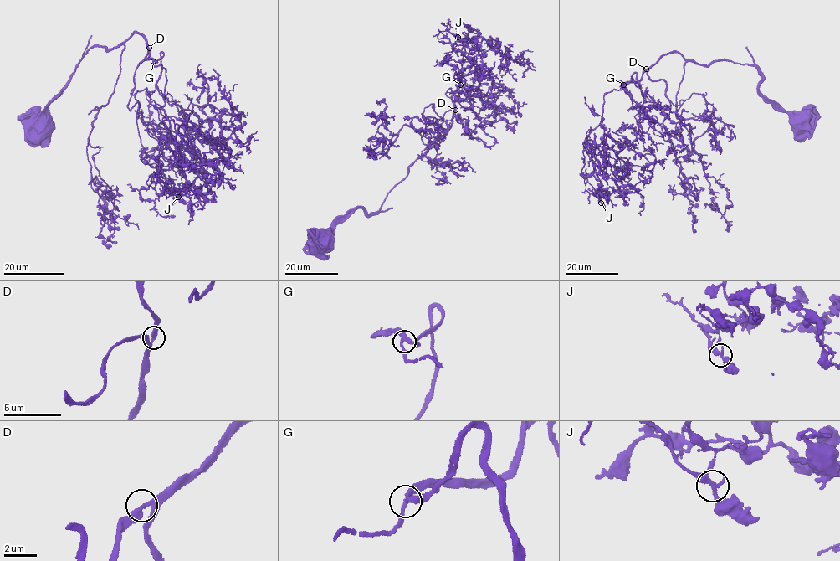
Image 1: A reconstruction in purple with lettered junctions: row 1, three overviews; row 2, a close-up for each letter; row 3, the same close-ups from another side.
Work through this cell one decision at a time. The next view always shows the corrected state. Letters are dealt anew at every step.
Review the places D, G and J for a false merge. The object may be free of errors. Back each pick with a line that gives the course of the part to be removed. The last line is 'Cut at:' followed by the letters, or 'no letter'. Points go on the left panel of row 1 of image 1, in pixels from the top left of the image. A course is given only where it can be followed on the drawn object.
Cut at: no letter

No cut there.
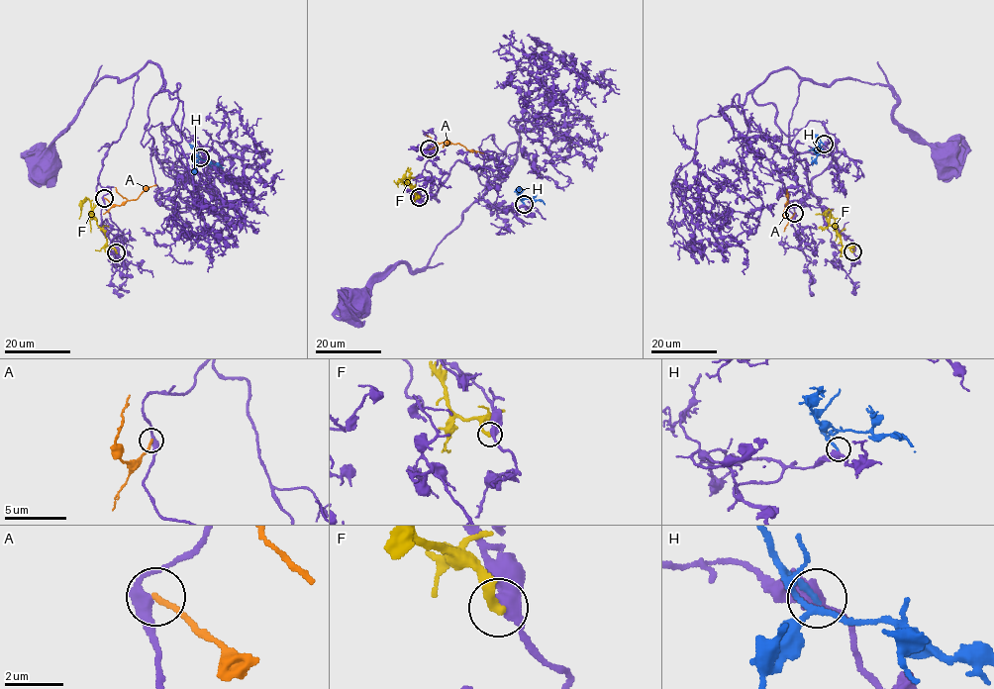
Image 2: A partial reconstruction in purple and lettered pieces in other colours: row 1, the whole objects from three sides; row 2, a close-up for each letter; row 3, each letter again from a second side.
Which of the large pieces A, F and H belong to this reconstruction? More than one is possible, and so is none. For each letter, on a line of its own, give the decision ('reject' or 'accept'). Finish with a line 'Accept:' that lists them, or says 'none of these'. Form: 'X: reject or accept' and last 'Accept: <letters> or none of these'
A: reject
F: reject
H: accept
Accept: H

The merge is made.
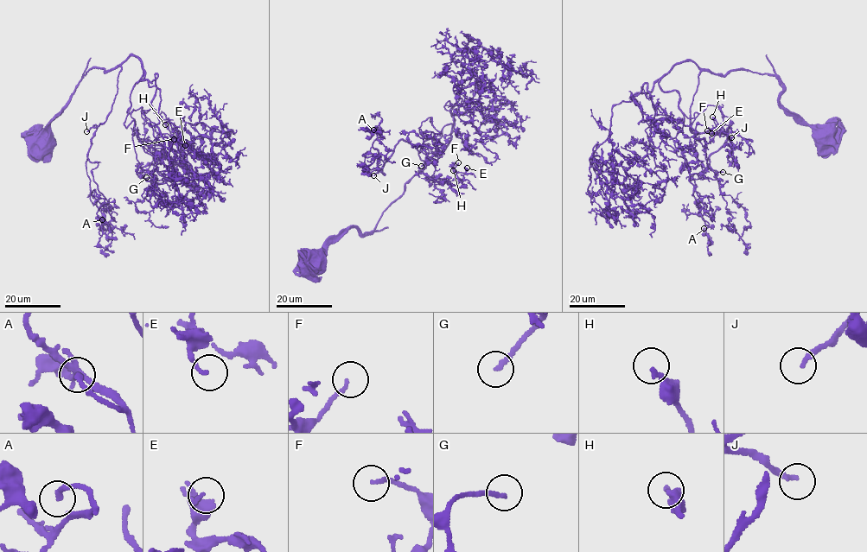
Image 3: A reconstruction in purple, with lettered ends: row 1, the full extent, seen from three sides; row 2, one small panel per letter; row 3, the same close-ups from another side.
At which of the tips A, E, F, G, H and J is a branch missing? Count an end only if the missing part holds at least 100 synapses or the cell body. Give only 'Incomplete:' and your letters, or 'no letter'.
Incomplete: A, G, J

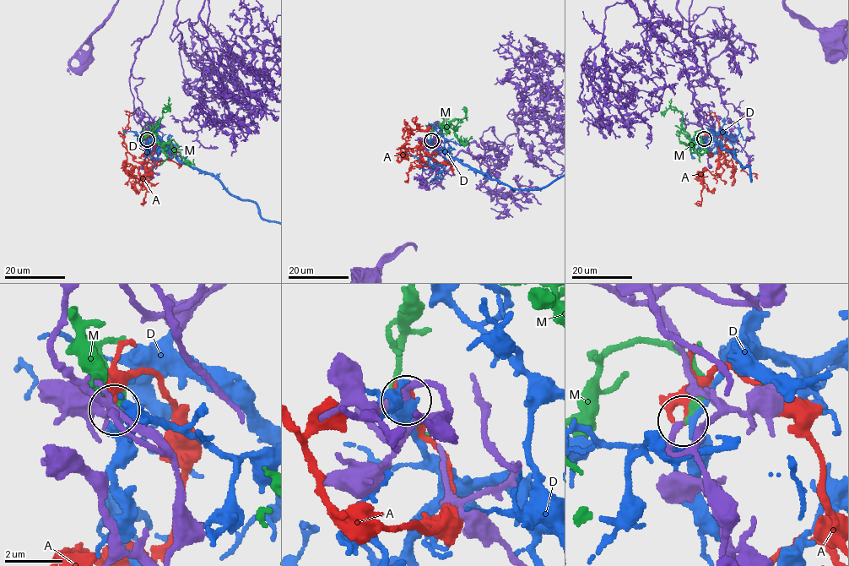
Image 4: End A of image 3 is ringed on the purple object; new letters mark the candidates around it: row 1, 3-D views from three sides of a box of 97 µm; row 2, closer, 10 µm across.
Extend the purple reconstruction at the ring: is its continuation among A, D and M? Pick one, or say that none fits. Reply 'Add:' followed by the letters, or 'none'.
Add: M

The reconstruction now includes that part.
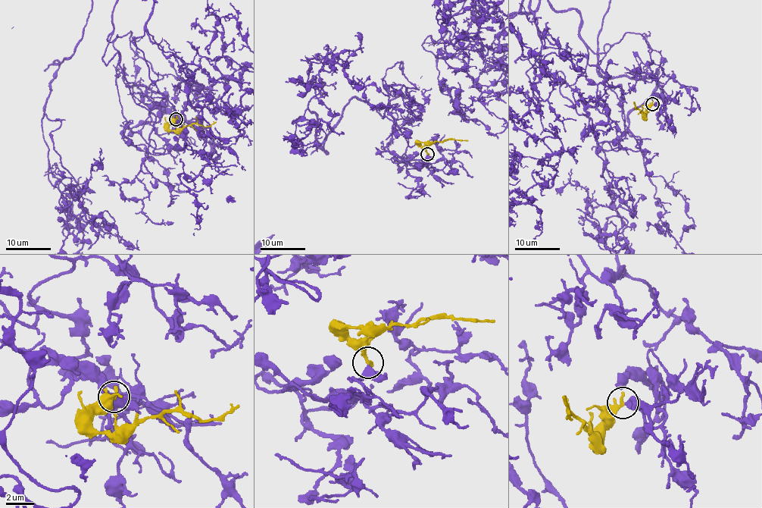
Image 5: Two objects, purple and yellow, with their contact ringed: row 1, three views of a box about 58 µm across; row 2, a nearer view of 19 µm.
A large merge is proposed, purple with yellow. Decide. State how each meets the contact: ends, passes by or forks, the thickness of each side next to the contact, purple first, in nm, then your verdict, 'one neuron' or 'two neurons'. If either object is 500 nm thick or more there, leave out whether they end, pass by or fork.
purple passes by | yellow ends | 360/340 nm | one neuron

